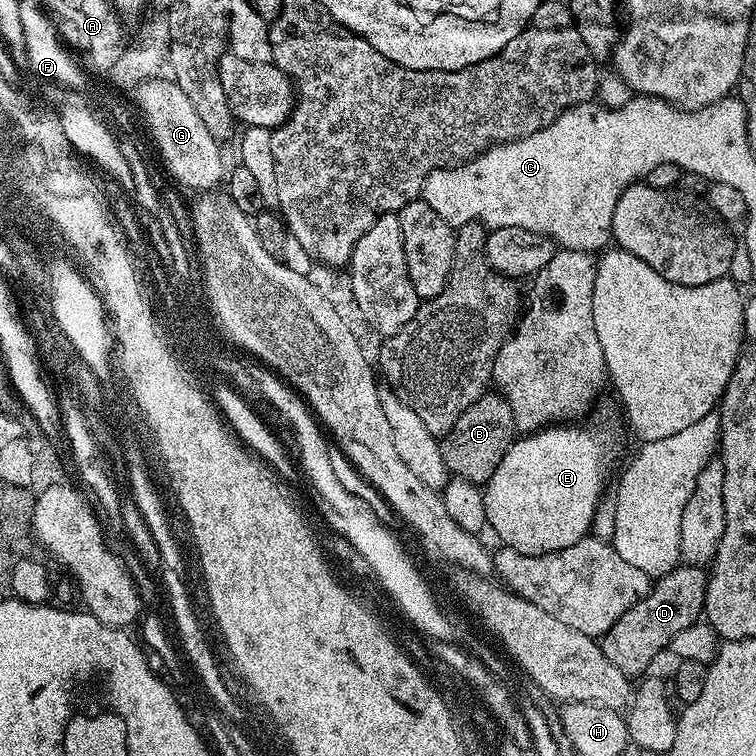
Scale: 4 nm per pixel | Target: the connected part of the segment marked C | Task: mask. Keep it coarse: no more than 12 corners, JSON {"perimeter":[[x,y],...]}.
{"perimeter":[[576,104],[434,170],[457,230],[518,226],[599,253],[618,198],[674,162],[708,180],[700,116]]}

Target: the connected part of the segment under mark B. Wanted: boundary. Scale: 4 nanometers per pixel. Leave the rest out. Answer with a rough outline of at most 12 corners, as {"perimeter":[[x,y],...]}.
{"perimeter":[[489,390],[440,440],[453,477],[483,486],[517,436]]}

